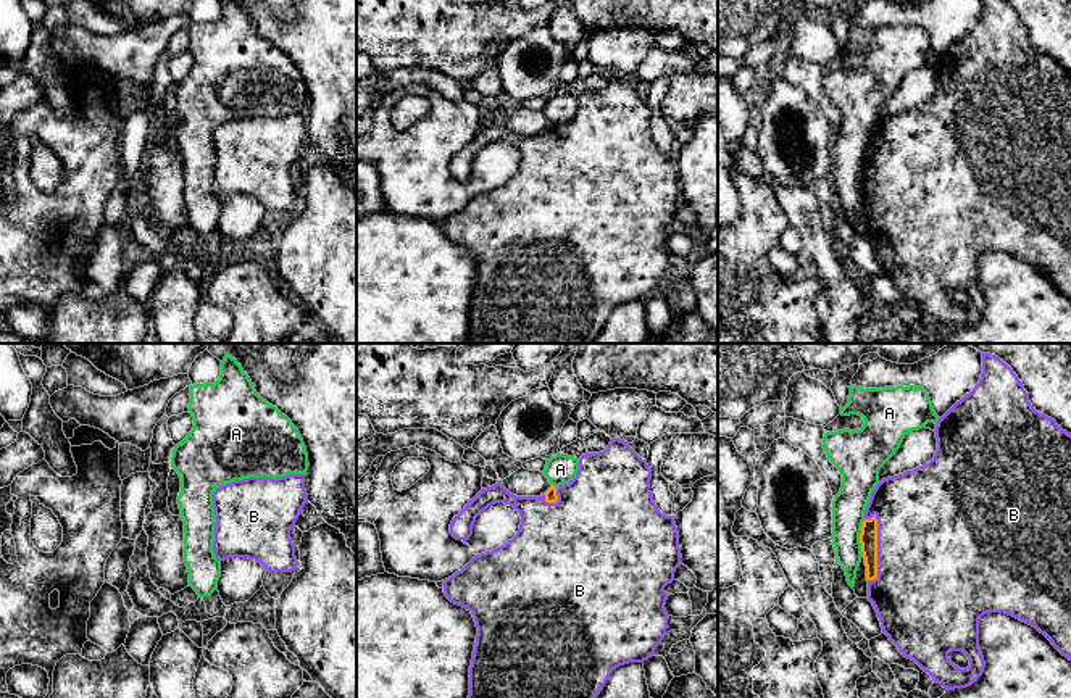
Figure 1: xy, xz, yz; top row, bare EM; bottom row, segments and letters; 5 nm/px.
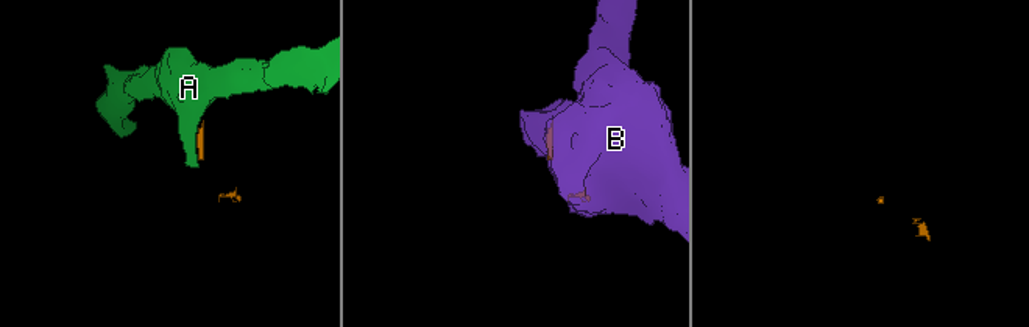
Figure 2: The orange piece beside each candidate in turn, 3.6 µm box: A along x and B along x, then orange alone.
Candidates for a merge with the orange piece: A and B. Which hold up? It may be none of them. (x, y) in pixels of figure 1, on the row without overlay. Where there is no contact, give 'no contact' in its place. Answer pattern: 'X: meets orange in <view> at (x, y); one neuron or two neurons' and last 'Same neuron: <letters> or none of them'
A: meets orange in yz at (860, 174); two neurons
B: meets orange in yz at (876, 187); one neuron
Same neuron: B

